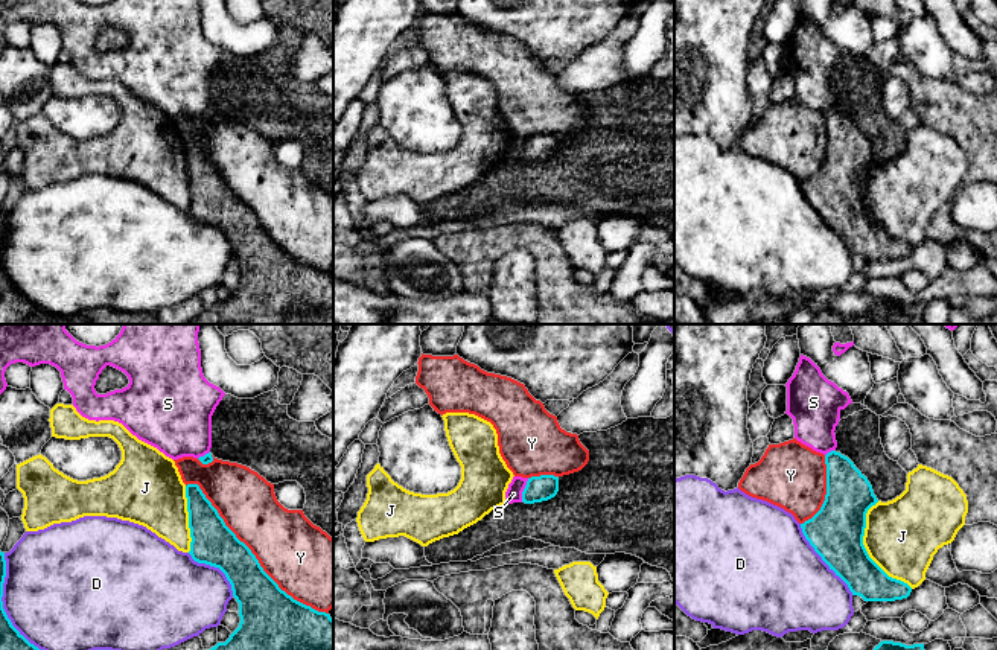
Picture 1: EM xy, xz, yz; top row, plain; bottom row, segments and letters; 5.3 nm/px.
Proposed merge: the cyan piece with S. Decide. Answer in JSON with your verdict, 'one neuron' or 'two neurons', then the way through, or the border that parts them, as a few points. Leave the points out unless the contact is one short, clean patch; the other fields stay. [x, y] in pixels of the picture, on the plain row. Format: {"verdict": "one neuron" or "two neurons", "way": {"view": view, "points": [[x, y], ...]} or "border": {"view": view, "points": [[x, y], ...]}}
{"verdict": "two neurons"}

